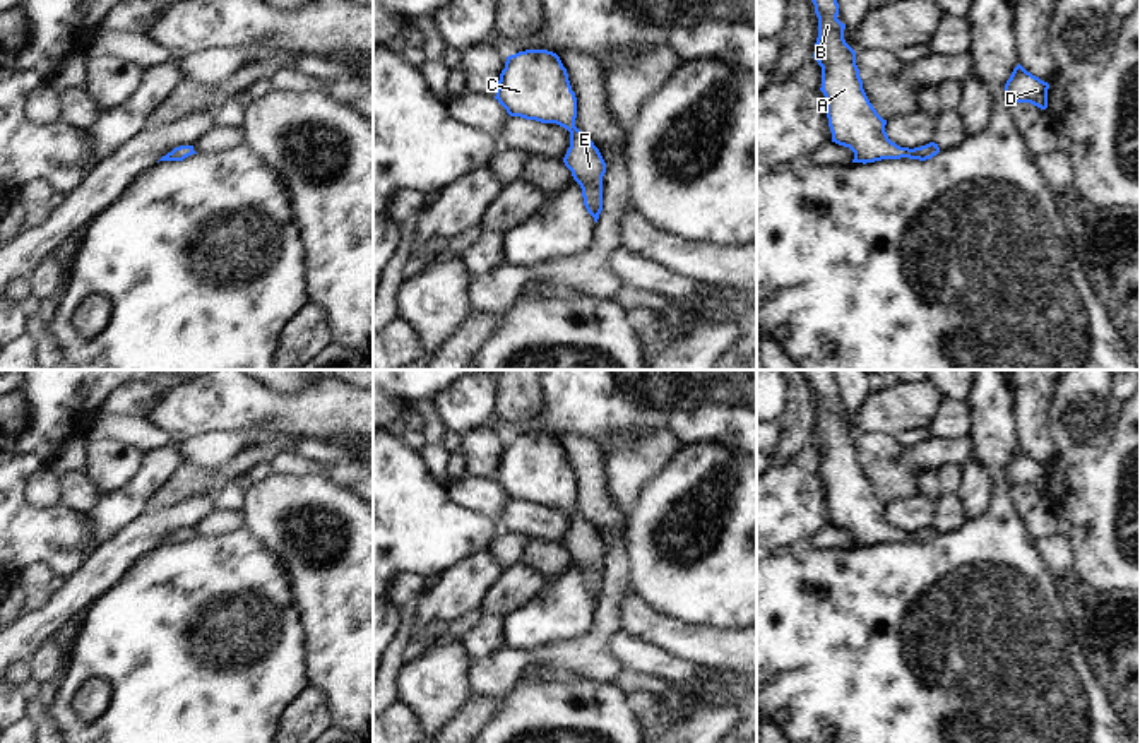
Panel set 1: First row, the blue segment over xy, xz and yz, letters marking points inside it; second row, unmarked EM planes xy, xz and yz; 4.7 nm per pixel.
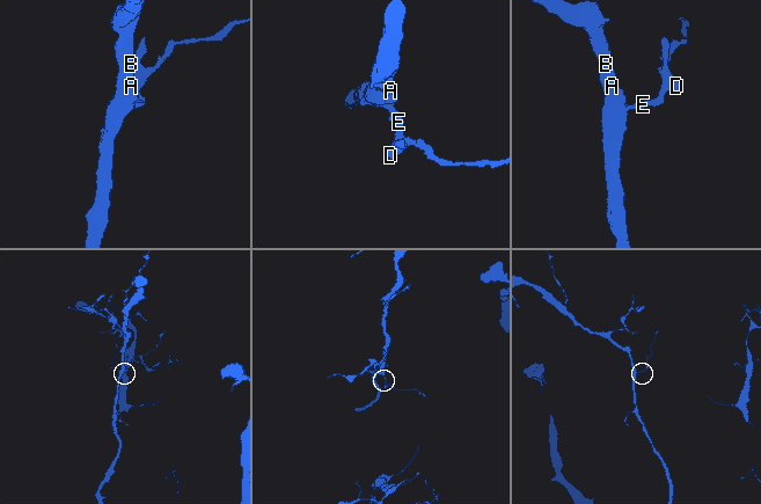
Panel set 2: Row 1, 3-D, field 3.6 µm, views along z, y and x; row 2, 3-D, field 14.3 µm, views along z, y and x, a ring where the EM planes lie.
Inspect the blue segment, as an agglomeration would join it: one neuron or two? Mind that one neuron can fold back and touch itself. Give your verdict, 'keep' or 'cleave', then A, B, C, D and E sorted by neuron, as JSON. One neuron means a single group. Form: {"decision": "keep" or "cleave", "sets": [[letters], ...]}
{"decision": "keep", "sets": [["A", "B", "C", "D", "E"]]}

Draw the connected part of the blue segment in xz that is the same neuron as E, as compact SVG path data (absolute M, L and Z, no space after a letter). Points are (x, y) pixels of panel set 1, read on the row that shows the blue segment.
M525 50L507 56L495 99L510 116L556 123L570 132L563 163L580 185L584 205L597 223L606 163L594 142L575 127L577 98L560 56L548 50Z

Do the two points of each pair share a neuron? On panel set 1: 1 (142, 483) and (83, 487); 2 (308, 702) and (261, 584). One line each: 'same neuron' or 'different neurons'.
1: different neurons
2: different neurons

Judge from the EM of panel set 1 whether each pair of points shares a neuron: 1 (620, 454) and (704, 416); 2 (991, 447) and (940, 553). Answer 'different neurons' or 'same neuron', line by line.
1: different neurons
2: same neuron

